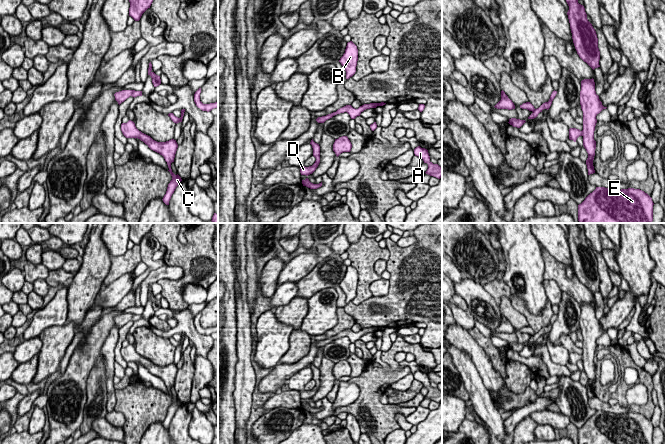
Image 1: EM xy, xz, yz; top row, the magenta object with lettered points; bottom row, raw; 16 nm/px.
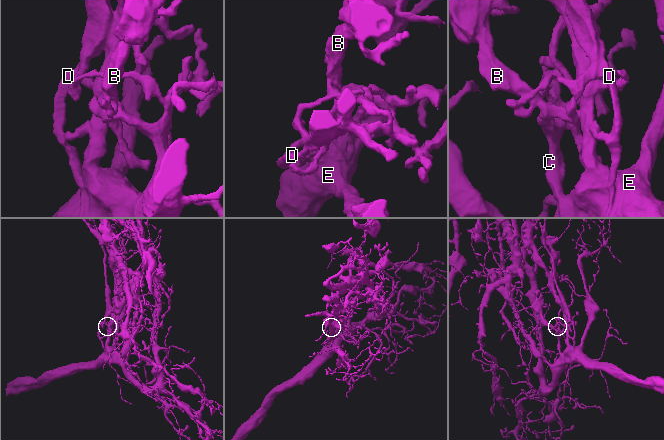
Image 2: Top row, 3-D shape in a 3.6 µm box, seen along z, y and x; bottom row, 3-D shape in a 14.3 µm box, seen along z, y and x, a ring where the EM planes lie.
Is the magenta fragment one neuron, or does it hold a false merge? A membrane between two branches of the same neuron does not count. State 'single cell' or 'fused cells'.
fused cells

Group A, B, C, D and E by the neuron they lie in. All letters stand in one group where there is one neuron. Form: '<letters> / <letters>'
A B C E / D

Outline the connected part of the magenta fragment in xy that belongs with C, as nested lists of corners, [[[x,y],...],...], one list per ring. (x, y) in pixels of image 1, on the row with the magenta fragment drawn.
[[[129,120],[127,123],[121,124],[121,131],[126,138],[138,138],[143,141],[151,150],[159,153],[164,157],[169,168],[168,171],[172,176],[172,180],[168,184],[166,194],[164,195],[162,200],[166,205],[169,205],[172,194],[174,193],[176,187],[182,181],[181,177],[178,174],[175,175],[171,169],[171,163],[174,162],[175,154],[178,148],[176,140],[171,139],[166,142],[157,142],[150,136],[139,131],[136,128],[135,123],[131,120]]]

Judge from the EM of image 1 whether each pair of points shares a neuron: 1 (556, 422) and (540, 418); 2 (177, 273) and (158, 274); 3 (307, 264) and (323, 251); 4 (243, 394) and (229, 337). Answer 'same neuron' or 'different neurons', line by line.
1: same neuron
2: same neuron
3: different neurons
4: different neurons

